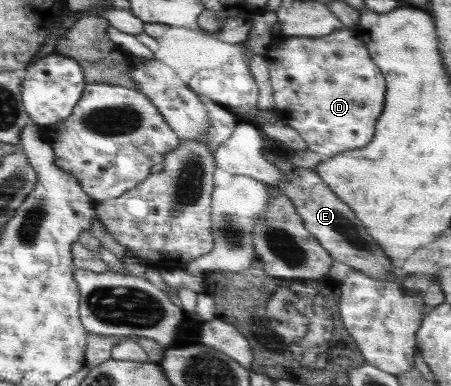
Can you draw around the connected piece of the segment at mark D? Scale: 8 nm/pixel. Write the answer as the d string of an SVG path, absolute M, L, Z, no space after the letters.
M360 25L343 26L341 30L323 37L284 36L276 33L263 54L269 65L275 115L300 134L307 150L326 160L363 148L372 142L375 126L383 112L387 83L381 69L371 60L361 34Z

